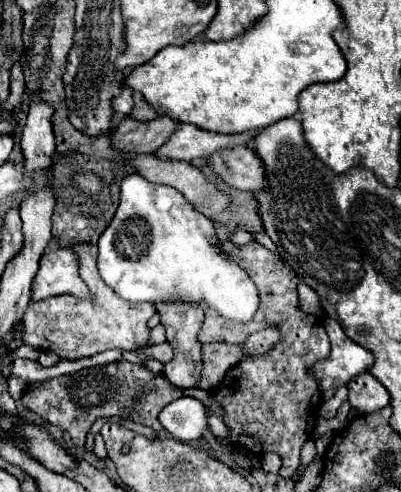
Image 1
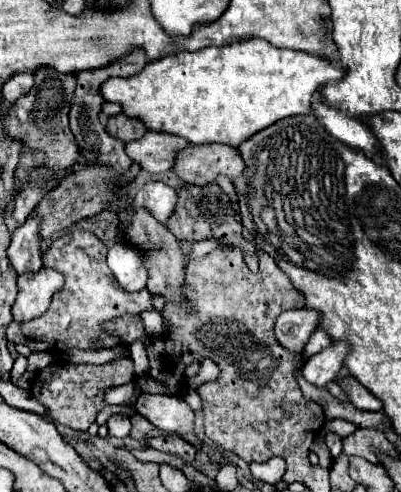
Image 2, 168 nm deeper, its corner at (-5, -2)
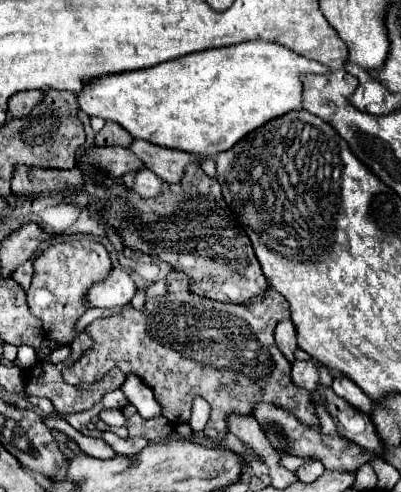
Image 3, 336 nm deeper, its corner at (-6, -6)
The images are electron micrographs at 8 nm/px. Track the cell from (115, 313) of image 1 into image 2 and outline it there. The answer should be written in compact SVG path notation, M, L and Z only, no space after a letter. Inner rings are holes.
M73 229L71 233L55 239L43 253L43 267L57 269L65 277L65 287L61 287L53 295L49 309L41 317L29 323L11 321L5 331L7 341L27 345L31 351L49 353L65 353L71 347L93 349L95 339L101 339L105 347L119 345L119 339L115 335L105 335L101 325L125 313L143 313L147 309L153 309L153 305L149 291L141 289L137 293L127 293L119 287L105 263L105 255L107 245L97 235L85 229Z

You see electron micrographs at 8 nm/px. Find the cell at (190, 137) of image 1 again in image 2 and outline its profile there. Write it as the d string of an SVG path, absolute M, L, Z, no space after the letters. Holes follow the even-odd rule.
M147 131L141 139L127 143L125 153L133 163L149 173L165 173L173 167L175 151L181 151L185 145L189 143L181 137Z

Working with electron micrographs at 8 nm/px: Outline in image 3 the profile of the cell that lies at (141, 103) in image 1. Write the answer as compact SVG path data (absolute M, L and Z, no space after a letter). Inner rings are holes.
M106 121L104 129L100 133L96 133L96 145L98 147L108 147L108 145L122 145L122 147L130 147L130 143L134 141L134 137L118 123L114 121Z

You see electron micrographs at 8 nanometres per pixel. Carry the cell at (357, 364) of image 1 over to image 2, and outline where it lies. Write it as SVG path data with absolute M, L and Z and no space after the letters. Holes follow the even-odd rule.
M331 343L327 349L305 361L303 377L317 387L325 387L329 381L337 377L339 369L343 367L343 357L347 355L347 351L349 343Z

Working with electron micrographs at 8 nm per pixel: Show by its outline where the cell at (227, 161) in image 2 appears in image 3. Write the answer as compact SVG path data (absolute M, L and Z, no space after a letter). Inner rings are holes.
M136 139L130 145L130 151L134 151L144 165L156 173L164 183L178 183L190 163L202 163L200 157L192 153L184 153L178 149L168 149L168 147L156 147L148 141Z

